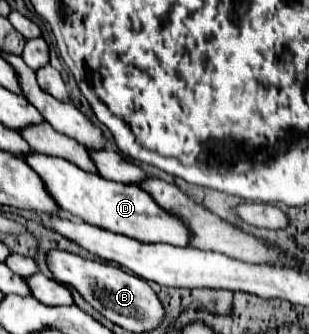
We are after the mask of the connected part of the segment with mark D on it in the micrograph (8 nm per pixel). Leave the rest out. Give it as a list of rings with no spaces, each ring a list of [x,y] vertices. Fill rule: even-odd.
[[[28,154],[26,156],[28,166],[38,172],[52,194],[52,198],[58,202],[62,210],[66,210],[72,216],[82,218],[84,222],[122,234],[130,236],[138,242],[166,242],[172,246],[190,246],[190,230],[184,220],[178,216],[166,212],[160,208],[148,192],[144,192],[140,186],[128,186],[112,180],[104,180],[102,176],[94,176],[90,172],[80,170],[78,166],[72,166],[64,158],[54,158],[46,154]]]

